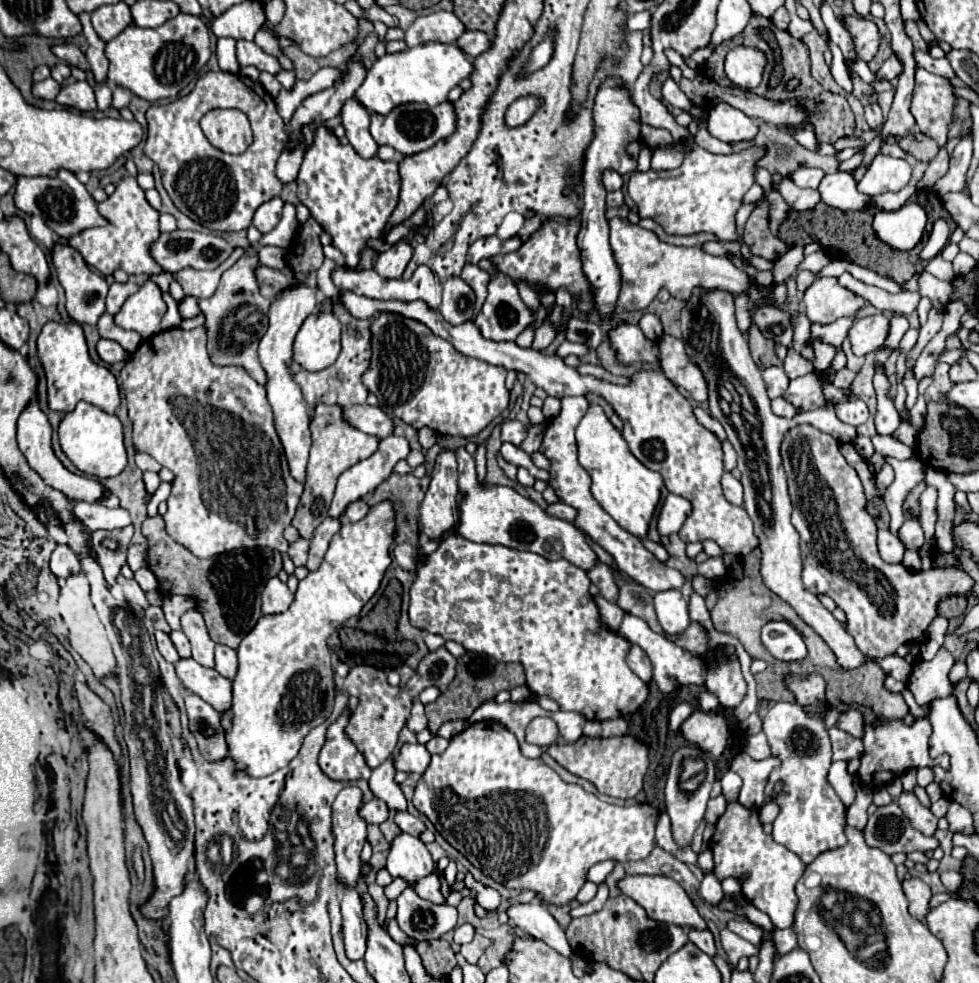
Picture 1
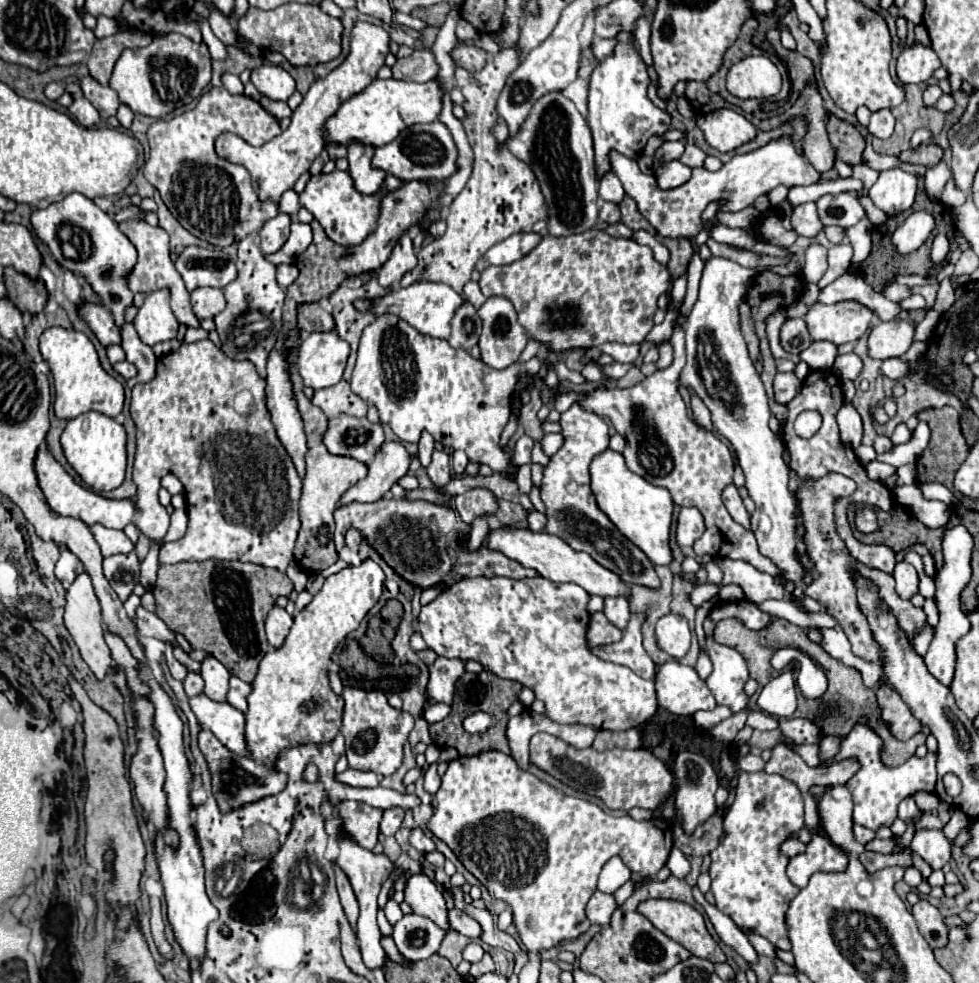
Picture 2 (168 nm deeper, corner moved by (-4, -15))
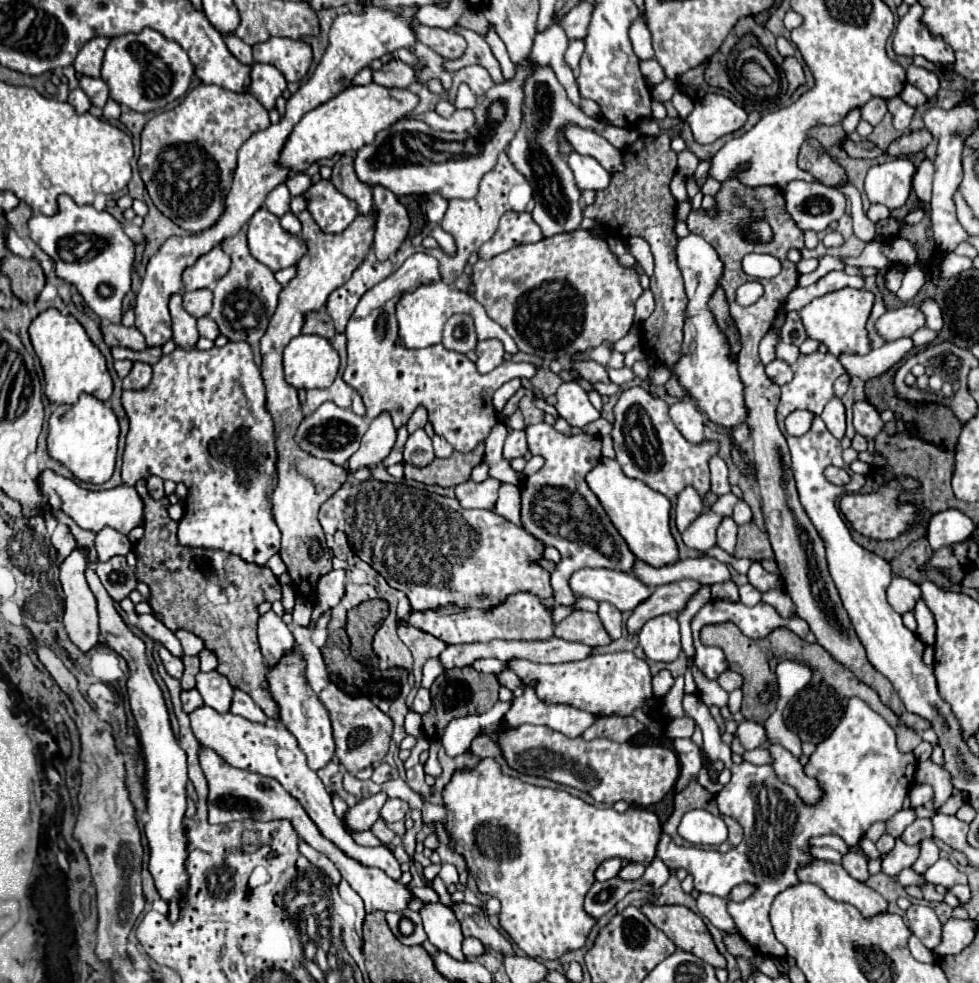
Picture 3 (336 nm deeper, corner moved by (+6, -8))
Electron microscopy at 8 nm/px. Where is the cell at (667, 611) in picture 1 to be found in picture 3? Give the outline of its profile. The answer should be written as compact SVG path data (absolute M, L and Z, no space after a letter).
M662 614L644 624L638 634L646 658L658 662L672 662L680 652L680 626L676 616Z

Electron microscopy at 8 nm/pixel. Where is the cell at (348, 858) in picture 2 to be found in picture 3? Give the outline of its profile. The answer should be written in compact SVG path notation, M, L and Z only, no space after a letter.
M200 706L200 708L196 708L196 712L190 712L190 720L192 720L192 732L198 738L198 742L202 746L216 750L230 766L248 768L248 770L258 772L262 776L276 778L302 804L302 808L308 812L312 822L320 828L320 834L324 838L332 840L332 844L336 844L346 856L358 860L364 866L376 866L392 878L400 878L400 874L402 874L400 864L386 846L376 846L376 848L360 846L346 832L340 818L334 814L330 794L326 792L322 780L318 778L318 774L312 768L308 768L308 760L306 760L302 748L298 746L298 740L284 726L254 724L250 720L244 720L242 716L232 714L232 712L220 714L208 706Z

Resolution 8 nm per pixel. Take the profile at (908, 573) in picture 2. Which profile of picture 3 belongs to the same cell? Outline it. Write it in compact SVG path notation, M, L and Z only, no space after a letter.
M900 574L892 576L892 582L888 586L888 602L898 614L914 610L914 604L918 598L920 598L918 584L914 584L912 580L908 580Z

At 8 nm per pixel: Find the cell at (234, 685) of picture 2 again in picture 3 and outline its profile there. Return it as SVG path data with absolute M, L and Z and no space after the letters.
M234 688L234 698L232 698L230 712L238 714L238 716L250 720L250 722L260 722L260 724L266 722L264 712L256 706L256 702L246 692L240 692L240 688Z

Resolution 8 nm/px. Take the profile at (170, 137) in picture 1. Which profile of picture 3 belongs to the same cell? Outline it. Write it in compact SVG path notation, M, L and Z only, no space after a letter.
M200 84L188 92L186 100L174 110L156 114L142 130L142 154L138 158L140 176L154 206L190 234L200 234L224 214L224 200L232 186L238 148L254 134L270 126L268 110L248 92L230 92L220 86Z

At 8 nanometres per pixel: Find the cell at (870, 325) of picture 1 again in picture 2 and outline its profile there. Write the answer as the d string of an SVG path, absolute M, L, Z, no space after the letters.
M900 319L876 325L868 337L870 357L890 359L904 355L914 341L914 329L916 327L910 321L900 321Z

